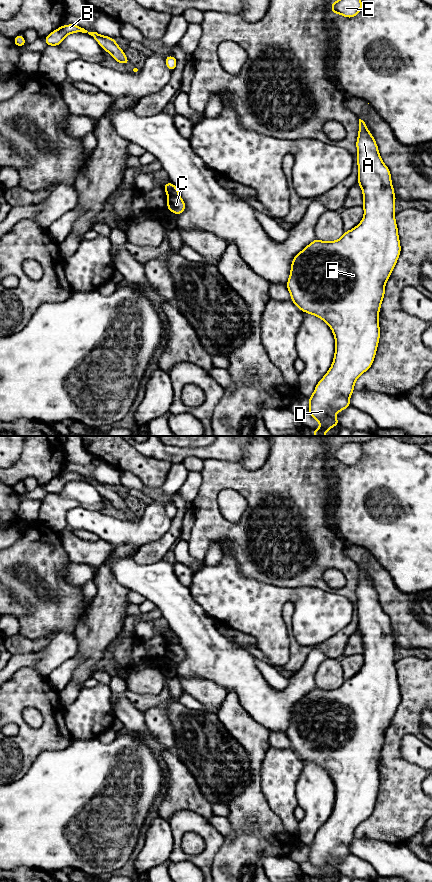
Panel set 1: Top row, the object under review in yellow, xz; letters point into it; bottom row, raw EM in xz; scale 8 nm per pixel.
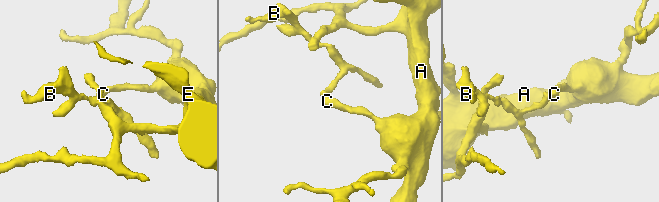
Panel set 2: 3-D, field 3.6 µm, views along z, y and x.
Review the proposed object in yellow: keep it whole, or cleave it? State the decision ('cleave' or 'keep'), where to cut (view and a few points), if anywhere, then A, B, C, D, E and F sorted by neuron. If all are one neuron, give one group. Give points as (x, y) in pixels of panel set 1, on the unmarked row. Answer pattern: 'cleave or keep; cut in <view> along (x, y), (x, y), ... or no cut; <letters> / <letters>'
cleave; cut in xz along (178, 642), (168, 644); A C D E F / B

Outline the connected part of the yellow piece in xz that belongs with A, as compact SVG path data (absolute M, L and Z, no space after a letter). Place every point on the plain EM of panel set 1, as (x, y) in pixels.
M359 567L359 579L356 589L358 627L363 641L364 664L361 670L336 689L313 688L302 699L294 704L291 711L287 737L291 749L303 760L322 767L332 778L335 786L335 802L332 813L323 826L317 831L309 845L309 862L321 872L313 882L326 880L339 873L334 863L350 855L350 845L356 828L373 812L380 787L379 759L385 743L385 733L390 726L401 701L398 675L395 668L396 644L391 629L389 616L379 602L377 591L369 580L366 571Z

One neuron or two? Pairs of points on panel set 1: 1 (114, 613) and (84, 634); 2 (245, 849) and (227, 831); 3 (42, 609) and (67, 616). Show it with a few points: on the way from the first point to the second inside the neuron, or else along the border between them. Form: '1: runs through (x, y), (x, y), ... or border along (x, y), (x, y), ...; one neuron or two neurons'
1: runs through (107, 618), (91, 633); one neuron
2: border along (227, 818), (234, 833), (234, 837), (231, 840); two neurons
3: runs through (48, 609), (61, 610); one neuron

